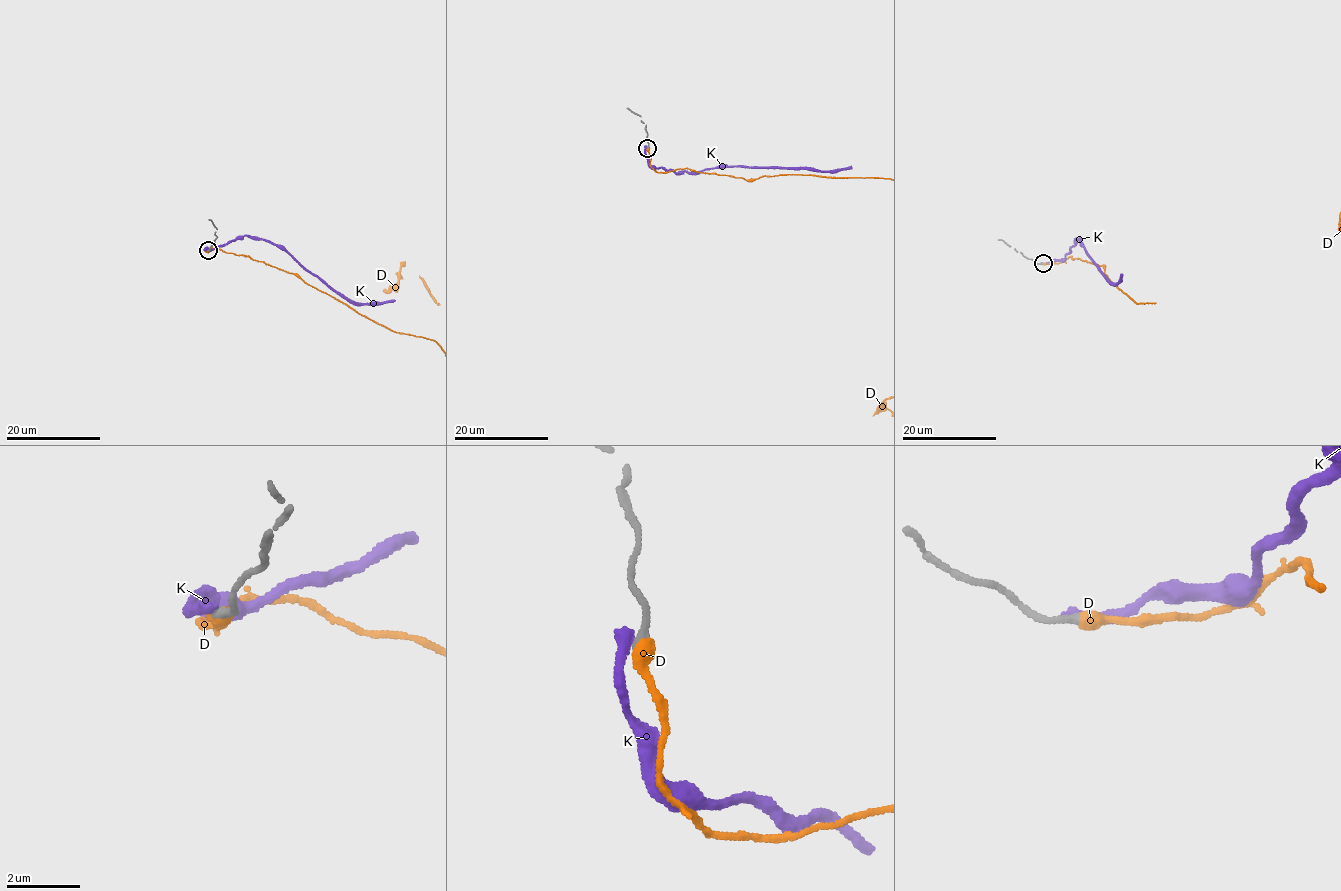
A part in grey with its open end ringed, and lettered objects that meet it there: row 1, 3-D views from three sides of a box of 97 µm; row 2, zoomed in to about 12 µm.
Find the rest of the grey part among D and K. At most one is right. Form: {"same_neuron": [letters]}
{"same_neuron": ["D"]}

